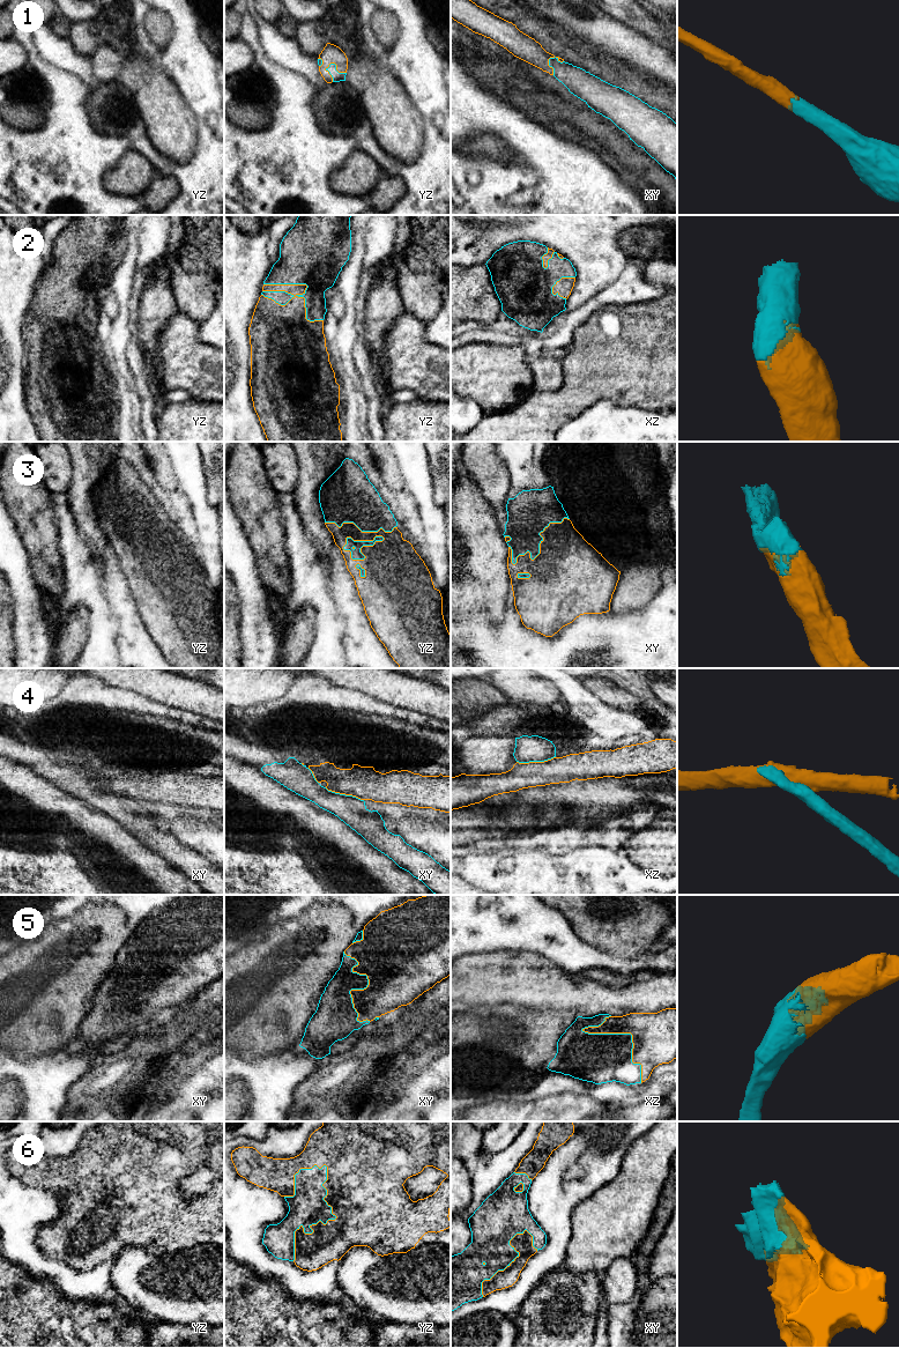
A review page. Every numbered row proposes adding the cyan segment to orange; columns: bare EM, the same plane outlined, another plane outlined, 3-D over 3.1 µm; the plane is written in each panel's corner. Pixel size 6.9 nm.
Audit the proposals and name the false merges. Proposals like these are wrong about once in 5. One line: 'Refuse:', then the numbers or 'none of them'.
Refuse: 4

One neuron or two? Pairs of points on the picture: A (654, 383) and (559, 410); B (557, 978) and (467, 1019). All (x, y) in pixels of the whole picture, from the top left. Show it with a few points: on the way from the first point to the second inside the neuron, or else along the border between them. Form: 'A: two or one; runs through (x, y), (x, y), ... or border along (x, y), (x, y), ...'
A: one; runs through (631, 383), (587, 383), (582, 387)
B: two; border along (467, 1010), (462, 1013)

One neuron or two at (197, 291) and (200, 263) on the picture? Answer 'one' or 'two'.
two

